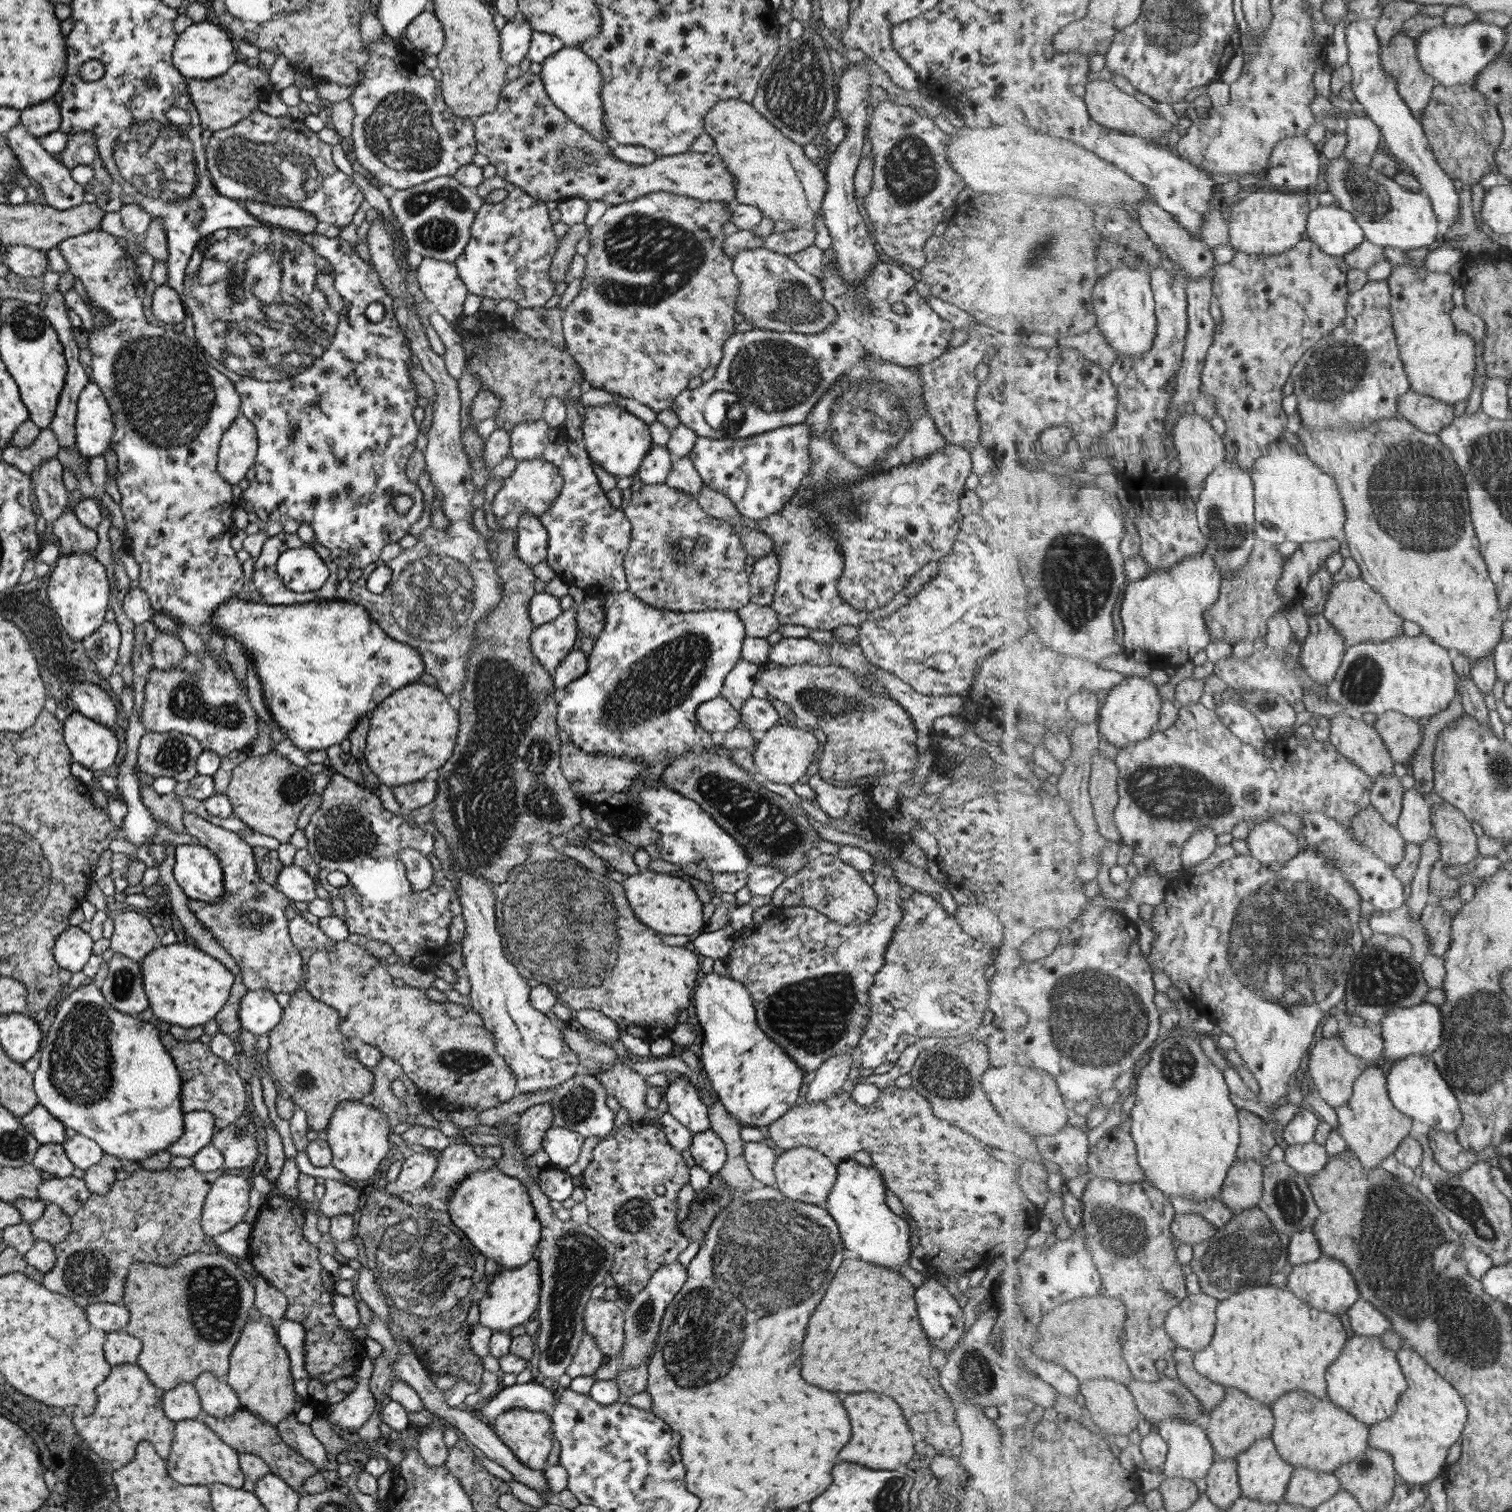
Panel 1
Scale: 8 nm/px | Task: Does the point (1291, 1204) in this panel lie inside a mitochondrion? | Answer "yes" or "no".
yes

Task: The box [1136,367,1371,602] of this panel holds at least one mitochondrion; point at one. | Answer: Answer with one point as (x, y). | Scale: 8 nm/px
(1226, 533)

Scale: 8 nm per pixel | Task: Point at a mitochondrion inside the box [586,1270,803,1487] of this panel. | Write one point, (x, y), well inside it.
(645, 1316)

